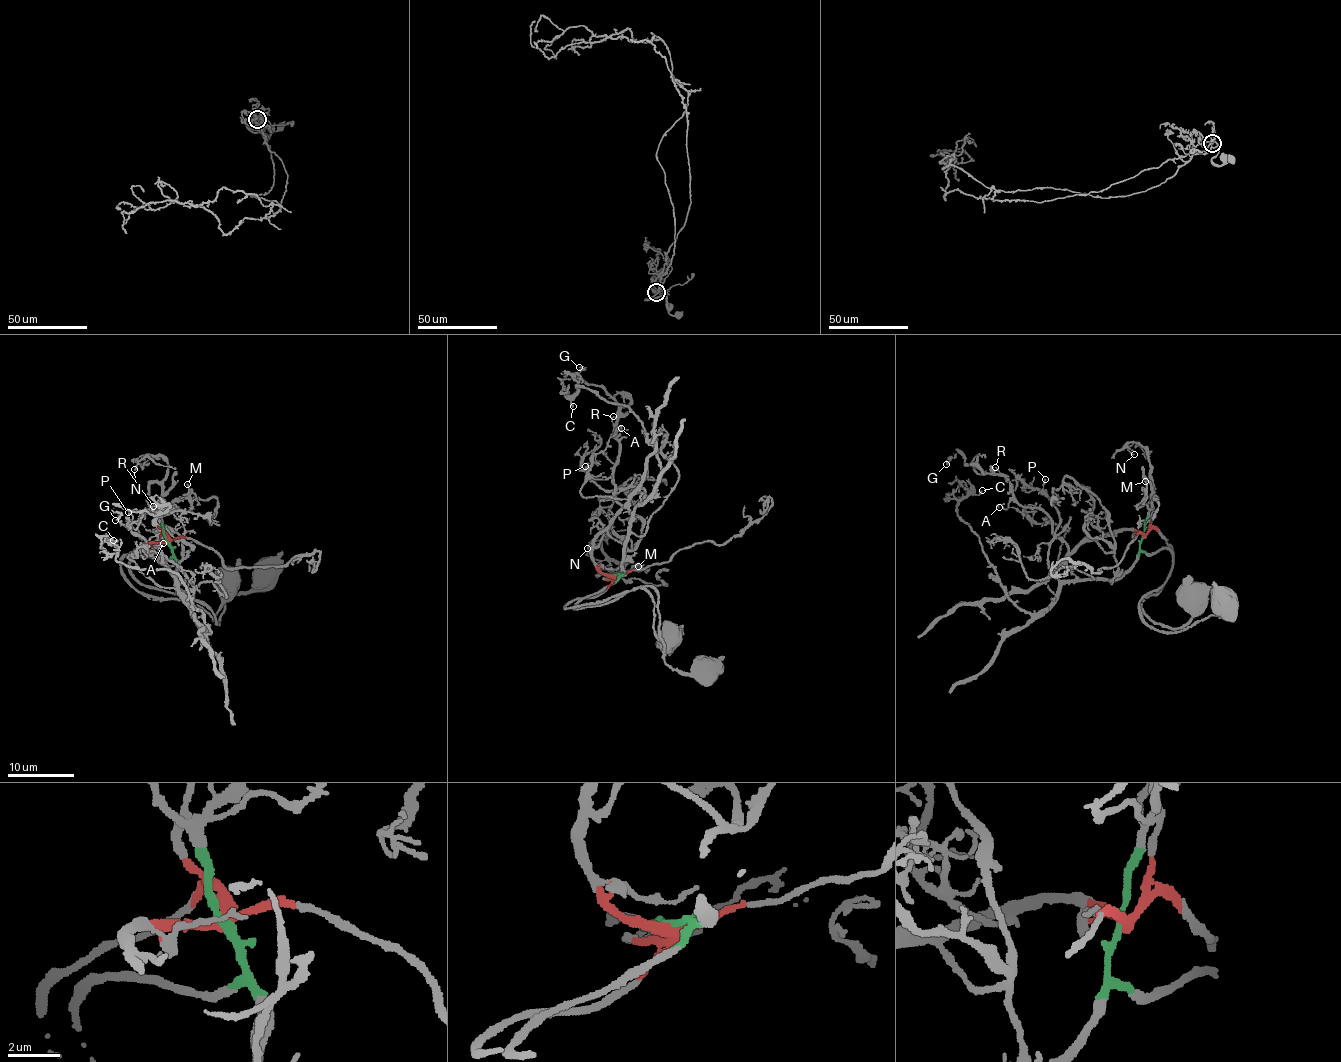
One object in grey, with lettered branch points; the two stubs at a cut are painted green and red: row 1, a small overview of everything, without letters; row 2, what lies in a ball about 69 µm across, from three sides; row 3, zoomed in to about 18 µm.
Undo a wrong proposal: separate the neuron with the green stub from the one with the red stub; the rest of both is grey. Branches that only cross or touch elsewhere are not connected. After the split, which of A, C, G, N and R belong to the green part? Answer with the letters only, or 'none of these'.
C, N

